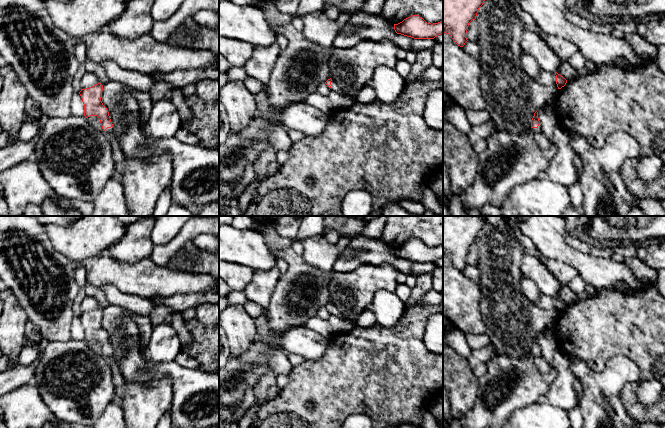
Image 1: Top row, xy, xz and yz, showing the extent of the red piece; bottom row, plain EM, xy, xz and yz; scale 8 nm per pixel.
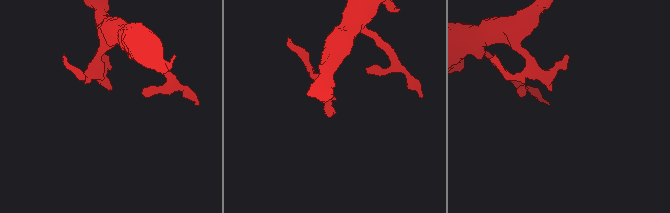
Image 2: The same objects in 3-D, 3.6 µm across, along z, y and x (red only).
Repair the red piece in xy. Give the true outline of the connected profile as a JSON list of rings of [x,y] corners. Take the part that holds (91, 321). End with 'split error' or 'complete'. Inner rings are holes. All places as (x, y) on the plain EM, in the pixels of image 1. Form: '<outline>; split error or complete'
[[[98,307],[92,311],[81,313],[79,316],[84,328],[84,340],[97,340],[100,344],[103,355],[107,358],[114,358],[114,351],[109,336],[101,325],[103,309]]]; split error

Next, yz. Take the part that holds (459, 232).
[[[443,216],[443,257],[449,258],[458,270],[468,265],[469,247],[476,243],[485,222],[484,216]]]; complete

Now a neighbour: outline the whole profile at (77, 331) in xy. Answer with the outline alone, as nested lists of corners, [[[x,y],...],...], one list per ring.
[[[74,316],[70,327],[70,332],[73,339],[84,340],[84,328],[79,317]]]

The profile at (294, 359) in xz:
[[[285,352],[285,354],[290,362],[290,364],[292,365],[292,367],[297,366],[305,361],[305,359],[300,355],[288,353],[288,352]]]

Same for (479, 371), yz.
[[[485,363],[479,364],[477,365],[475,368],[472,369],[474,375],[478,378],[478,379],[482,379],[482,377],[484,376],[484,374],[487,371],[487,367]]]

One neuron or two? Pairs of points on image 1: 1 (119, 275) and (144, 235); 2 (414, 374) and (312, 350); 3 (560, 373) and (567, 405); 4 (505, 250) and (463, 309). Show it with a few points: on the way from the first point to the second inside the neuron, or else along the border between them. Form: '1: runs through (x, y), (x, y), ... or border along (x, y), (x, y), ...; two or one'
1: border along (107, 252), (117, 260), (126, 262), (149, 258); two
2: border along (329, 340), (327, 350), (318, 359), (305, 361); two
3: runs through (563, 381), (564, 397); one
4: border along (478, 284), (481, 310); two

